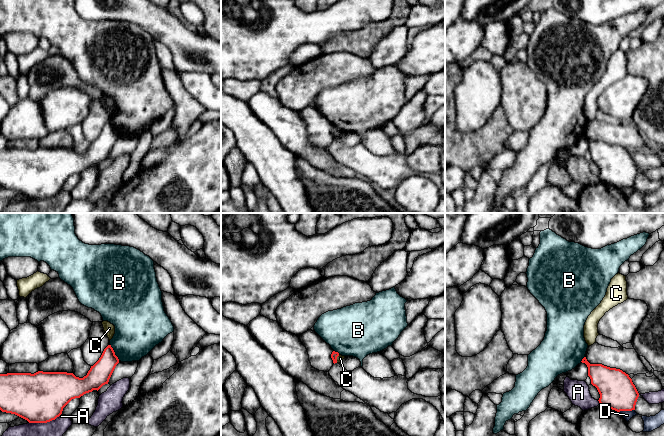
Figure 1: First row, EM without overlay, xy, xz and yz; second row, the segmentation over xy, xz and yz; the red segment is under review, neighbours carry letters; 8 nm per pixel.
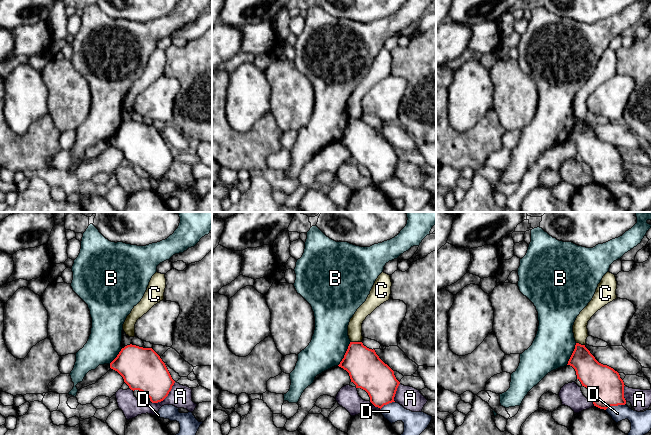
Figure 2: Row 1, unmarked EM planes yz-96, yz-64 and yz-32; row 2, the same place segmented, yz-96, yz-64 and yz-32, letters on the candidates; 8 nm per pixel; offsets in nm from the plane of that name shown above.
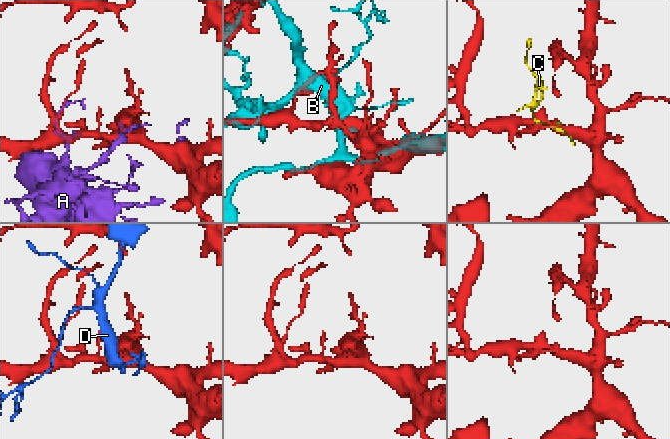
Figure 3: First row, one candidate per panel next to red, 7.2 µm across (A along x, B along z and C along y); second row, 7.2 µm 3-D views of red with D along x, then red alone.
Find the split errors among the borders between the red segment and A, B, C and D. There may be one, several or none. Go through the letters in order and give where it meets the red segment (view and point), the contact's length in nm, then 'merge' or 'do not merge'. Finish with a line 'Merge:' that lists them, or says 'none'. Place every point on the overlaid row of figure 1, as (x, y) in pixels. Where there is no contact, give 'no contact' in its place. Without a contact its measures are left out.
A: xy (44, 422) | 260 nm | do not merge
B: xy (114, 352) | 150 nm | do not merge
C: xz (336, 358) | 80 nm | do not merge
D: yz (626, 410) | 130 nm | do not merge
Merge: none

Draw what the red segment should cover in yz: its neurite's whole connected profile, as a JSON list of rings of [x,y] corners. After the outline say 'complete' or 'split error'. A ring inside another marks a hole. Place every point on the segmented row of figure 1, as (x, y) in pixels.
[[[586,357],[581,362],[588,367],[588,376],[600,394],[601,405],[617,412],[635,410],[639,393],[628,374],[602,364],[590,364]]]; complete

